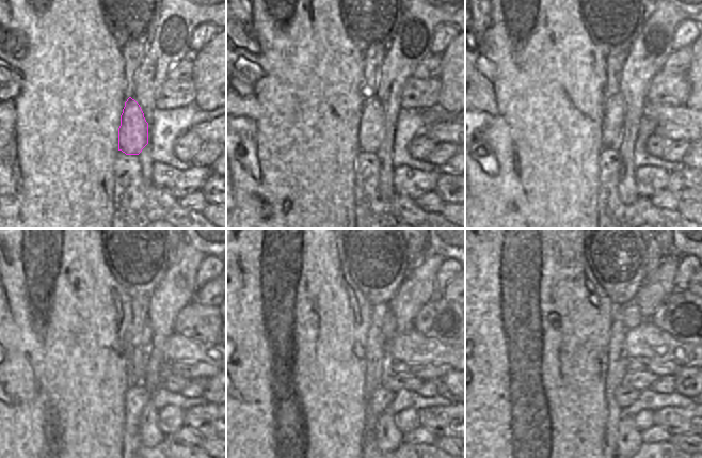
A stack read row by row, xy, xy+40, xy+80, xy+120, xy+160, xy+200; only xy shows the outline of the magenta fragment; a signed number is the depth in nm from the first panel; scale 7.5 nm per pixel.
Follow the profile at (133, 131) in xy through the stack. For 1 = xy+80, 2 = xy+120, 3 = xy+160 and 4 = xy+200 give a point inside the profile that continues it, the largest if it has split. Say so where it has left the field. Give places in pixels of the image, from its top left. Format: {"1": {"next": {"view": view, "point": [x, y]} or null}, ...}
{"1": {"next": {"view": "xy+80", "point": [612, 123]}}, "2": {"next": {"view": "xy+120", "point": [146, 335]}}, "3": {"next": {"view": "xy+160", "point": [388, 321]}}, "4": {"next": {"view": "xy+200", "point": [629, 314]}}}

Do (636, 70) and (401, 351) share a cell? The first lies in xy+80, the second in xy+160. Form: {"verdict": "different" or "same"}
{"verdict": "different"}

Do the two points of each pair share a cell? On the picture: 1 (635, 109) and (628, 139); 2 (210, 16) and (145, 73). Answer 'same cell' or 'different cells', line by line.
1: same cell
2: same cell

